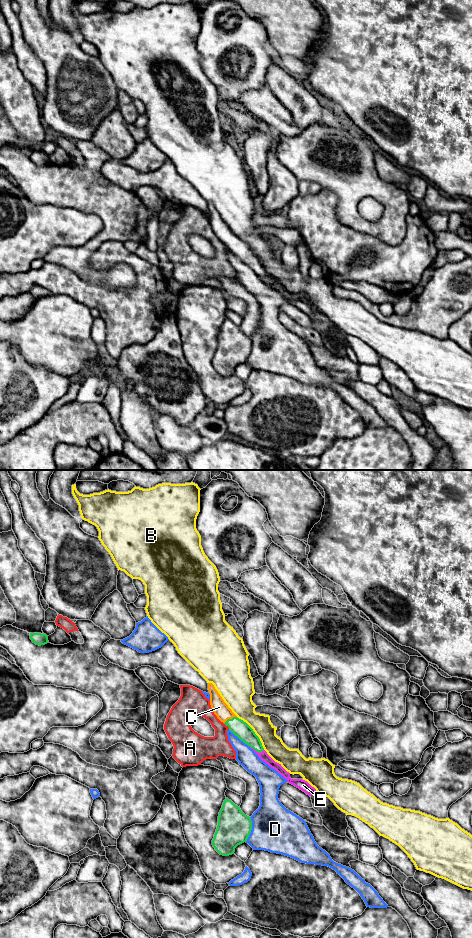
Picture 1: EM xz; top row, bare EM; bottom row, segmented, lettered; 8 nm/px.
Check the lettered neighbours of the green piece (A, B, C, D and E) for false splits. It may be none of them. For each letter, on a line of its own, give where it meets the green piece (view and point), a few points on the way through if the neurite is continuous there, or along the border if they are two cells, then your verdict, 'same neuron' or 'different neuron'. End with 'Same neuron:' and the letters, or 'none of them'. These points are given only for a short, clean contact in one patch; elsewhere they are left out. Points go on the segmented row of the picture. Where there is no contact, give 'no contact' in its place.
A: xz (226, 725) | different neuron
B: xz (254, 732) | along xz (238, 717), (252, 729), (264, 749) | different neuron
C: xz (230, 719) | across xz (238, 727), (230, 719), (219, 707) | same neuron
D: xz (251, 829) | different neuron
E: xz (256, 750) | across xz (238, 727), (256, 745), (256, 750), (263, 755) | same neuron
Same neuron: C, E

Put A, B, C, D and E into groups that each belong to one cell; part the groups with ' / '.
A / B / C E / D

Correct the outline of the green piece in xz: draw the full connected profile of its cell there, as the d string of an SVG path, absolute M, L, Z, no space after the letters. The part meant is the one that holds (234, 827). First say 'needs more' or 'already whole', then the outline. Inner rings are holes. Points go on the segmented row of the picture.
already whole; M226 798L218 816L212 845L223 856L234 854L235 848L246 842L252 830L251 818Z

